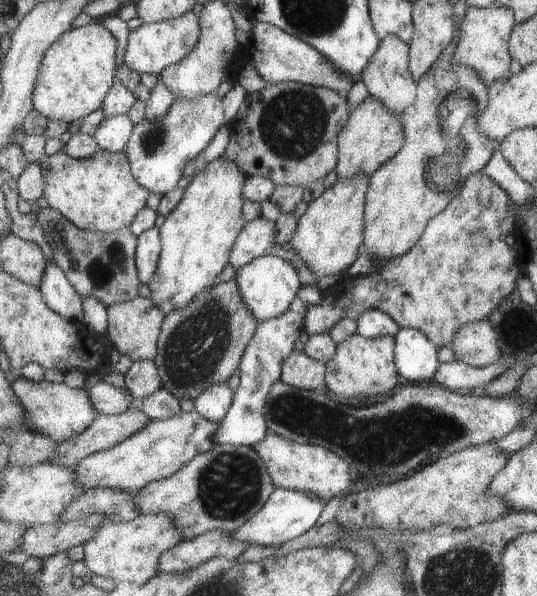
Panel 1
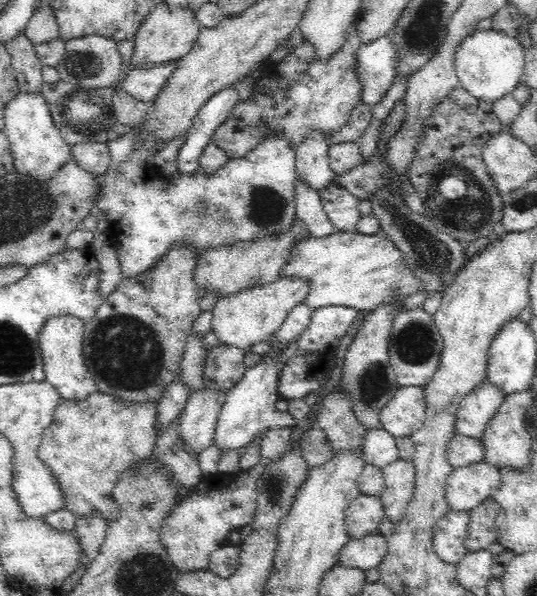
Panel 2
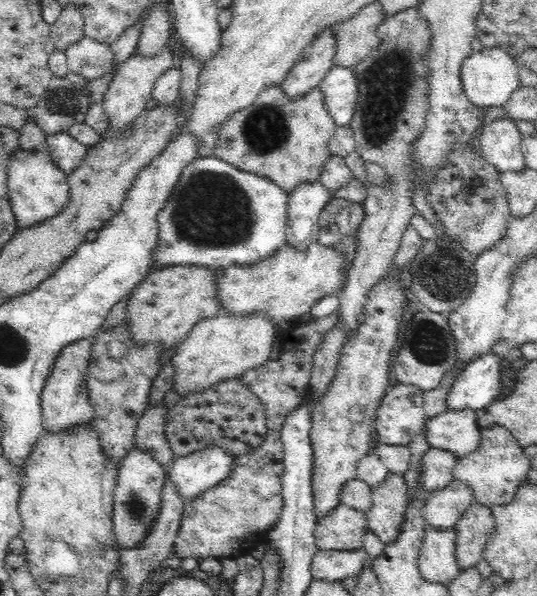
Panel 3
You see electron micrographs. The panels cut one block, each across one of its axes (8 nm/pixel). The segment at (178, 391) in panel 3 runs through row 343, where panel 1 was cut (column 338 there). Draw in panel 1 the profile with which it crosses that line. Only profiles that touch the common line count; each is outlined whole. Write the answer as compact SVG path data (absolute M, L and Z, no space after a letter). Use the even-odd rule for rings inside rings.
M355 175L351 179L335 181L319 198L307 204L307 210L296 221L295 229L288 241L288 248L294 256L305 264L305 267L314 275L315 279L323 276L339 274L342 269L348 270L350 265L360 255L362 245L362 217L365 215L365 195L369 187L366 175Z

